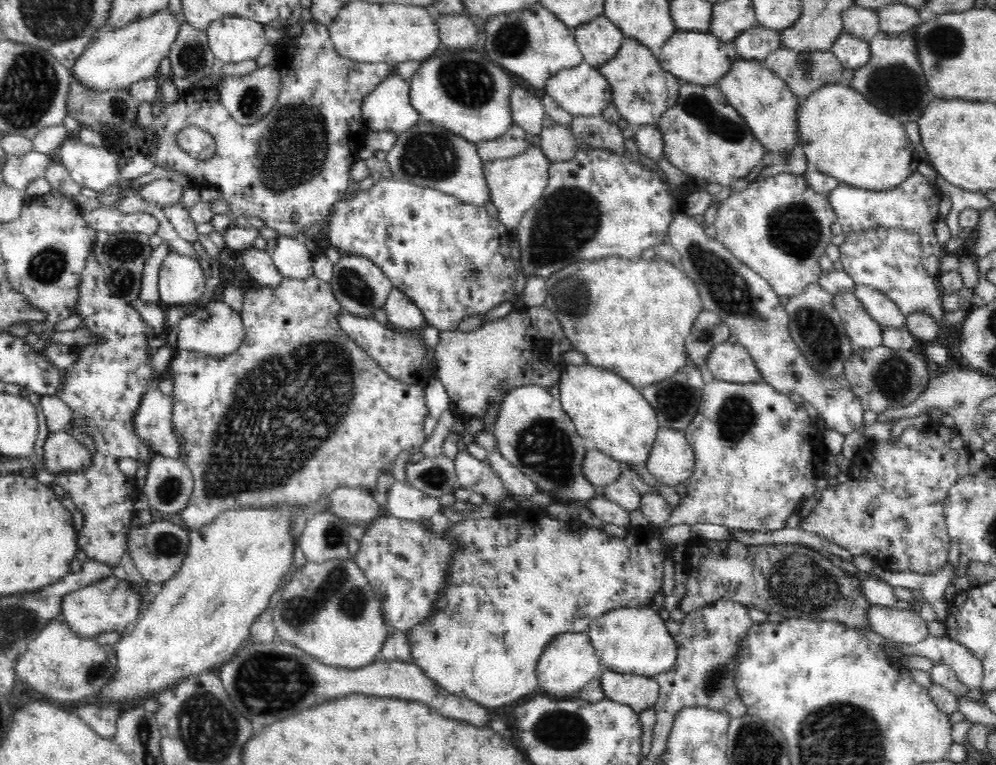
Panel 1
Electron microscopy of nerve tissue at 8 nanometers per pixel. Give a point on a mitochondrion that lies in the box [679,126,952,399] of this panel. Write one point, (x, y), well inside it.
(728, 290)

